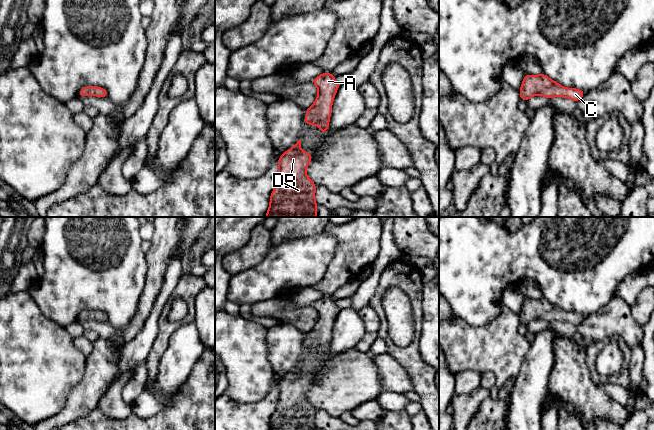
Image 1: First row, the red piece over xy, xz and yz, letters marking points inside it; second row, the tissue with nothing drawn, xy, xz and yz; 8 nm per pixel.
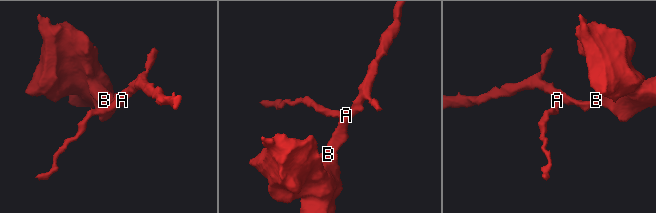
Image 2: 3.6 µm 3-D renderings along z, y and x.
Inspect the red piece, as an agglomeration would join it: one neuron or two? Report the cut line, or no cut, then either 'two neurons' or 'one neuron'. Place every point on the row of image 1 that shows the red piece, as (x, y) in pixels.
no cut | one neuron

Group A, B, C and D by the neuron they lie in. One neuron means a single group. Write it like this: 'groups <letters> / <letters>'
groups A B C D

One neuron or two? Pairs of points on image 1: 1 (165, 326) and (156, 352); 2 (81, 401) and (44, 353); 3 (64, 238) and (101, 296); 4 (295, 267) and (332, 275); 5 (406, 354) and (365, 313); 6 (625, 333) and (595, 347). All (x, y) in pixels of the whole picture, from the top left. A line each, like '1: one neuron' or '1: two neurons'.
1: one neuron
2: two neurons
3: one neuron
4: two neurons
5: two neurons
6: two neurons

